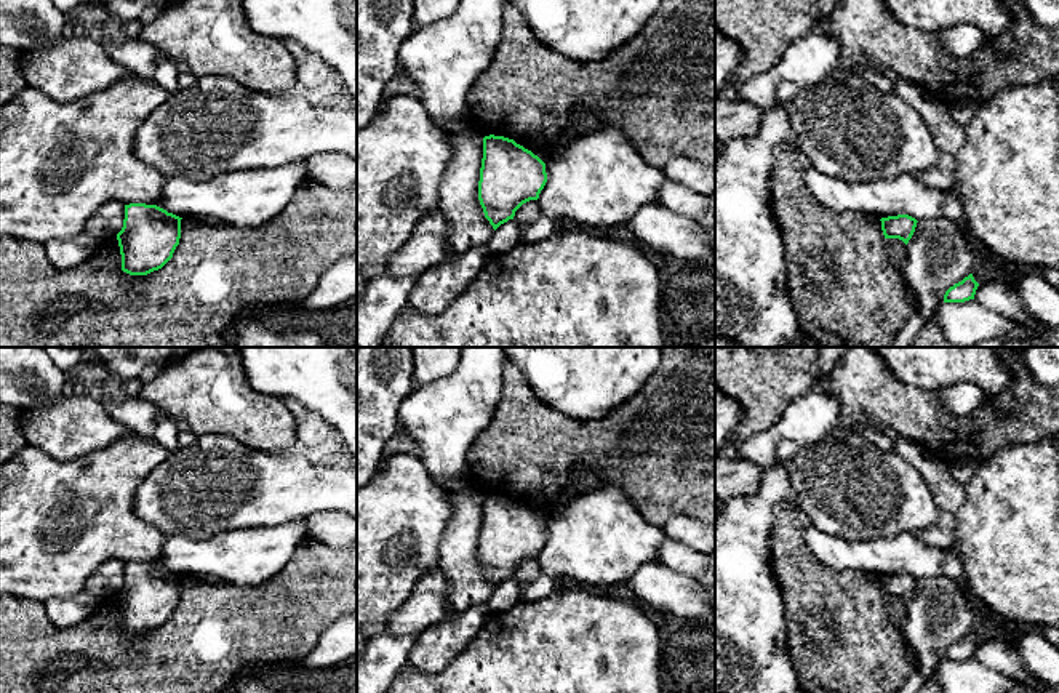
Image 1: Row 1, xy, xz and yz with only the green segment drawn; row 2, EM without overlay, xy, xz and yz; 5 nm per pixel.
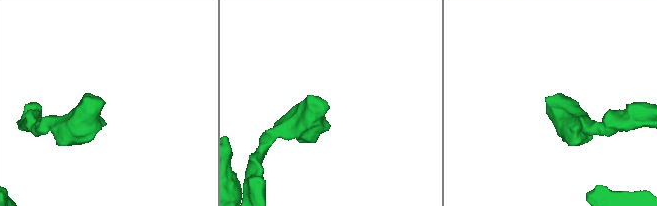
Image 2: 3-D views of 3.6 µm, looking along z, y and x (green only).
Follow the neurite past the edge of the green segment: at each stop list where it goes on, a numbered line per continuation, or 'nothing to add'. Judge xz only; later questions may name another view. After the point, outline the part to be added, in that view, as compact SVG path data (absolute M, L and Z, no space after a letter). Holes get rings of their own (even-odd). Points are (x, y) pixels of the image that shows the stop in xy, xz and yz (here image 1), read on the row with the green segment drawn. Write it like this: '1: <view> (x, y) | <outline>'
nothing to add

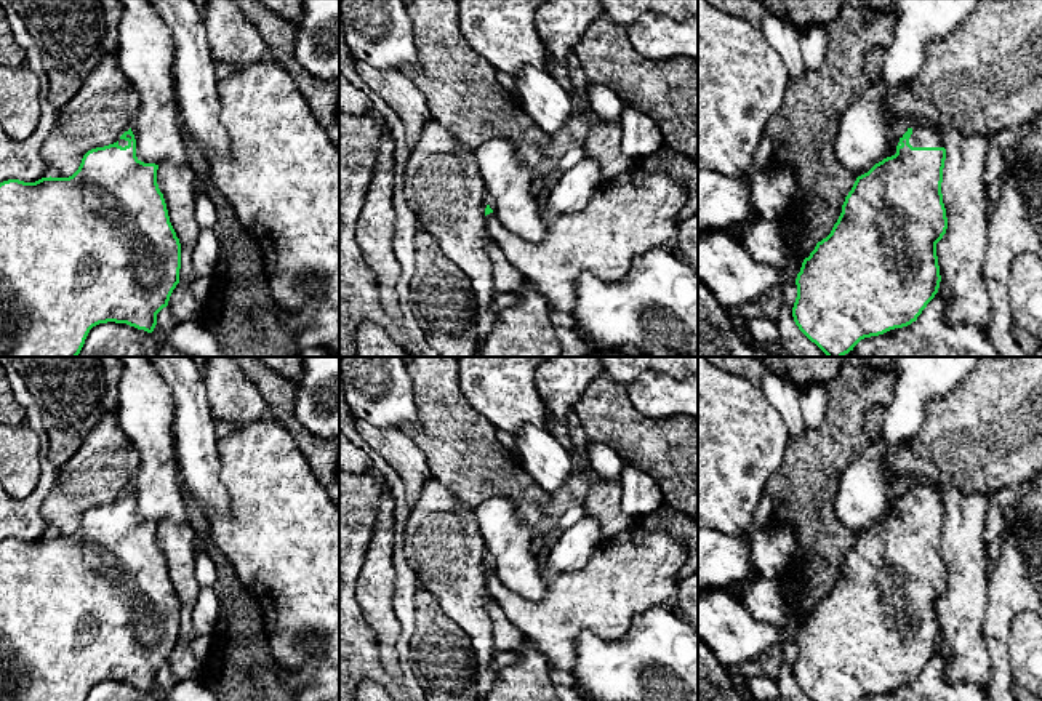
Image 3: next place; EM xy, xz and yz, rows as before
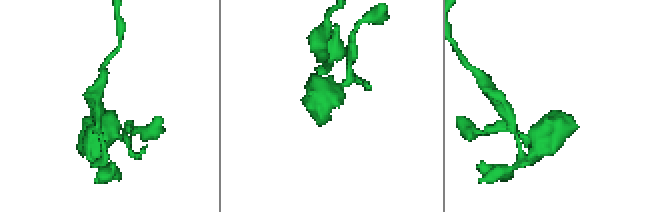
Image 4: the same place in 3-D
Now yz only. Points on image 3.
1: yz (924, 135) | M920 122L909 126L912 130L912 134L909 138L909 144L912 147L943 147L943 136L941 131L935 126Z

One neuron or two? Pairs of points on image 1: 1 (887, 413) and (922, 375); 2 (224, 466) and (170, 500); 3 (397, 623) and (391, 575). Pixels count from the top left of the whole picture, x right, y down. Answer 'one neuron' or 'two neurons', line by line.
1: two neurons
2: one neuron
3: two neurons

